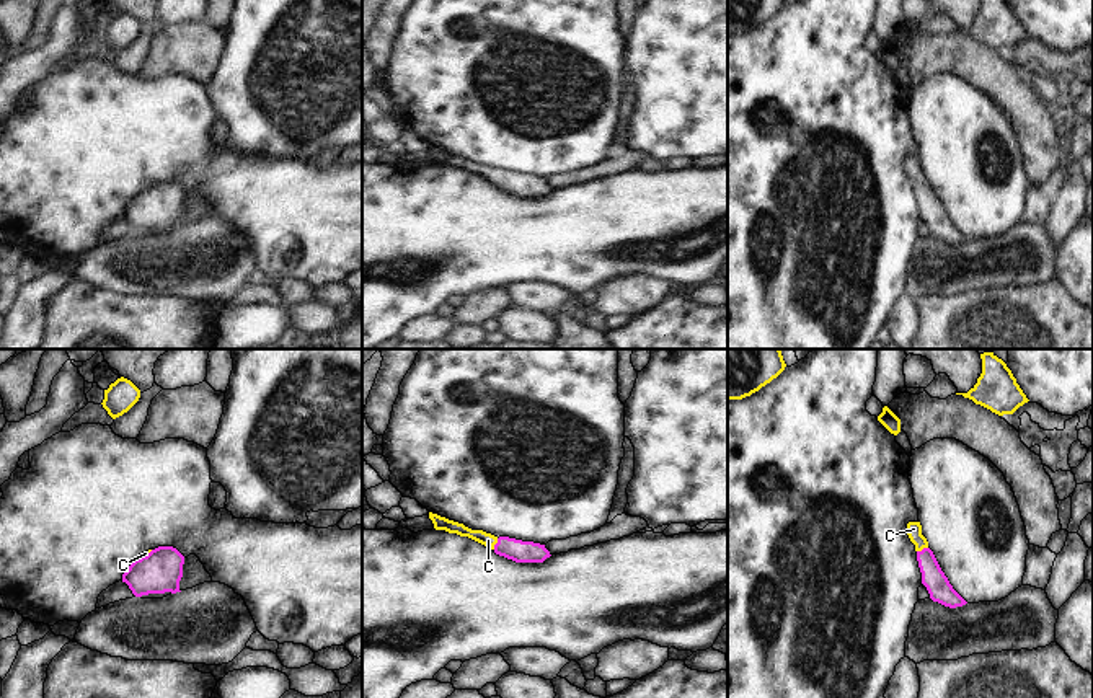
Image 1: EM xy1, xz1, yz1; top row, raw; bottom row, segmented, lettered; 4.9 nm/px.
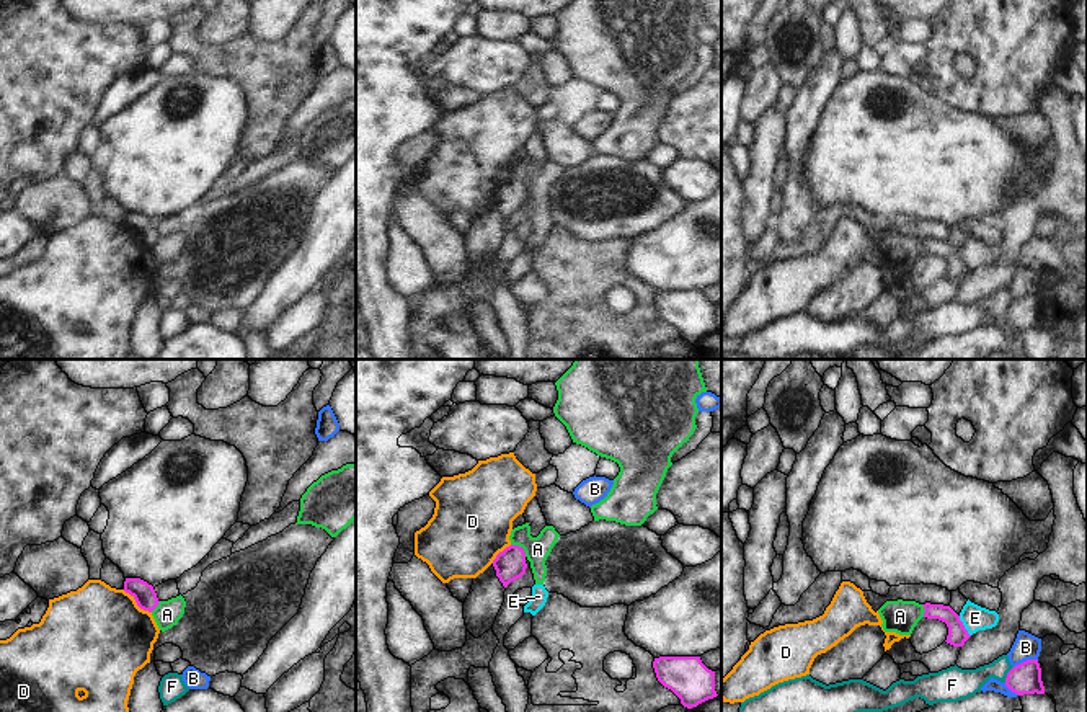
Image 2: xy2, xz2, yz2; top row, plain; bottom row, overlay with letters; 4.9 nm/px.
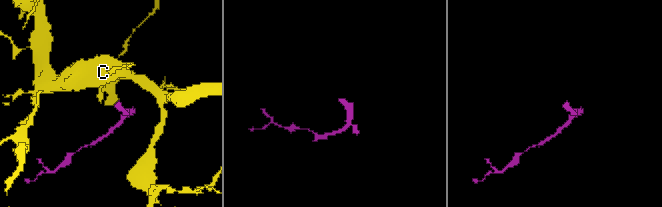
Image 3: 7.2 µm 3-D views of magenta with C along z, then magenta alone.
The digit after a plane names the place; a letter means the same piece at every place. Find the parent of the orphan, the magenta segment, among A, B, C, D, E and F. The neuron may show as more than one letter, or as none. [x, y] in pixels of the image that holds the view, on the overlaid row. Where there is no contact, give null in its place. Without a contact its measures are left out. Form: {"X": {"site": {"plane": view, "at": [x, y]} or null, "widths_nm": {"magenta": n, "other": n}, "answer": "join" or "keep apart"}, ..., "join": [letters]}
{"A": {"site": {"plane": "xz2", "at": [521, 547]}, "widths_nm": {"magenta": 150, "other": 120}, "answer": "keep apart"}, "B": {"site": {"plane": "yz2", "at": [1027, 660]}, "widths_nm": {"magenta": 160, "other": 130}, "answer": "keep apart"}, "C": {"site": {"plane": "xz1", "at": [496, 543]}, "widths_nm": {"magenta": 110, "other": 70}, "answer": "join"}, "D": {"site": {"plane": "xy2", "at": [136, 601]}, "widths_nm": {"magenta": 110, "other": 480}, "answer": "keep apart"}, "E": {"site": {"plane": "yz2", "at": [963, 626]}, "widths_nm": {"magenta": 100, "other": 130}, "answer": "keep apart"}, "F": {"site": {"plane": "yz2", "at": [1007, 675]}, "widths_nm": {"magenta": 160, "other": 150}, "answer": "keep apart"}, "join": ["C"]}

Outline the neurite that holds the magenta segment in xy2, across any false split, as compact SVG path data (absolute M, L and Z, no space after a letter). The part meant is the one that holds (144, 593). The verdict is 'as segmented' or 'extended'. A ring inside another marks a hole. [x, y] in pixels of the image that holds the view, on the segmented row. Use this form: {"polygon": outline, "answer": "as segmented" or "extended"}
{"polygon": "M126 578L124 591L135 599L140 609L149 612L152 612L160 603L153 586L140 578Z", "answer": "as segmented"}

